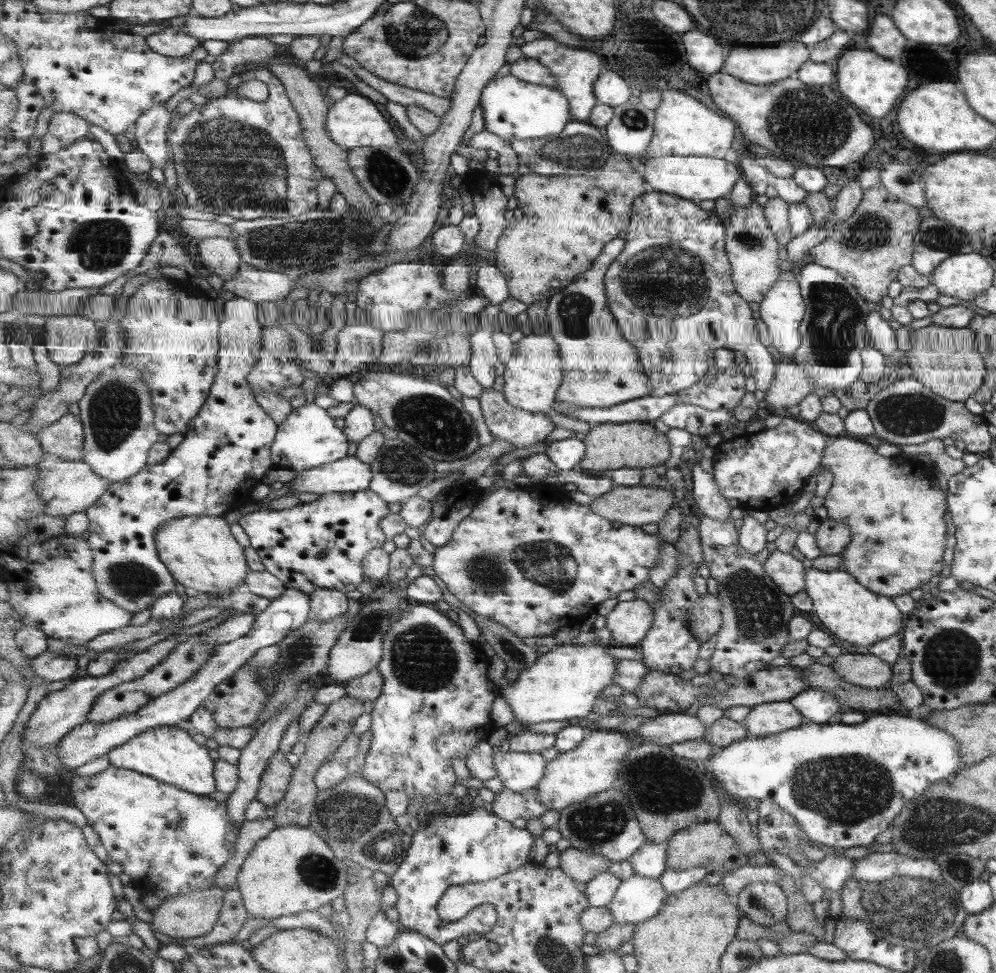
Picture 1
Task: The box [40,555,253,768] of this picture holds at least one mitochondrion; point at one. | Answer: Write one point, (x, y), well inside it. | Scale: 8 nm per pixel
(131, 580)

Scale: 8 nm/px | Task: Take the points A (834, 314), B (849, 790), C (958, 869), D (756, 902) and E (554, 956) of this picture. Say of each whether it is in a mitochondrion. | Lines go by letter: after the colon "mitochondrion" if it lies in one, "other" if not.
A: mitochondrion
B: mitochondrion
C: mitochondrion
D: mitochondrion
E: mitochondrion

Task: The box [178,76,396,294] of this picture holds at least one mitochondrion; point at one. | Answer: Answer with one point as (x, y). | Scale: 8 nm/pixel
(225, 160)

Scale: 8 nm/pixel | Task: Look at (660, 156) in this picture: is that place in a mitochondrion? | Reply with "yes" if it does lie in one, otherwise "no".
no

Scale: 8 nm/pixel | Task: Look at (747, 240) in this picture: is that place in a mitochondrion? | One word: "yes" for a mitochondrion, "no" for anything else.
yes

